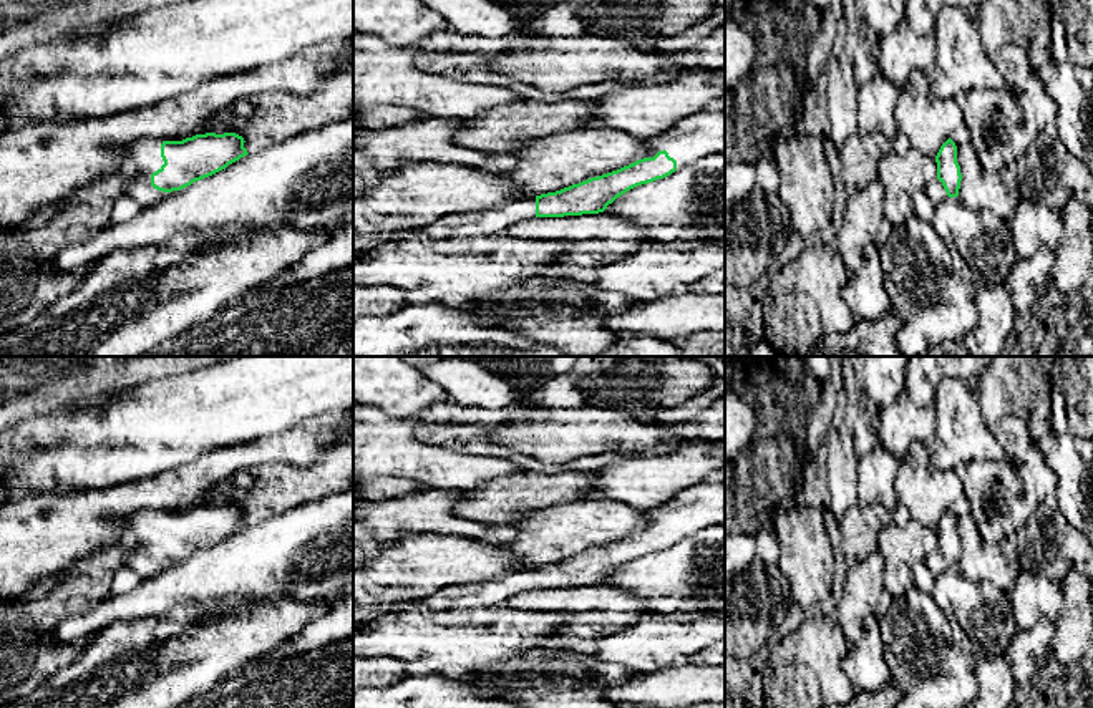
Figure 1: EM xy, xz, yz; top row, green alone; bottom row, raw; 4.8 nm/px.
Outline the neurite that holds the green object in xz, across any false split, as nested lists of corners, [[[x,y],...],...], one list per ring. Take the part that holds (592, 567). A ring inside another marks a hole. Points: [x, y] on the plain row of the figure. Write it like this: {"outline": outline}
{"outline": [[[705,481],[682,491],[668,502],[647,511],[649,527],[617,542],[590,549],[556,564],[511,570],[486,582],[446,585],[416,600],[446,612],[449,609],[486,609],[536,589],[599,585],[627,562],[663,550],[683,537],[725,524],[725,481]]]}

